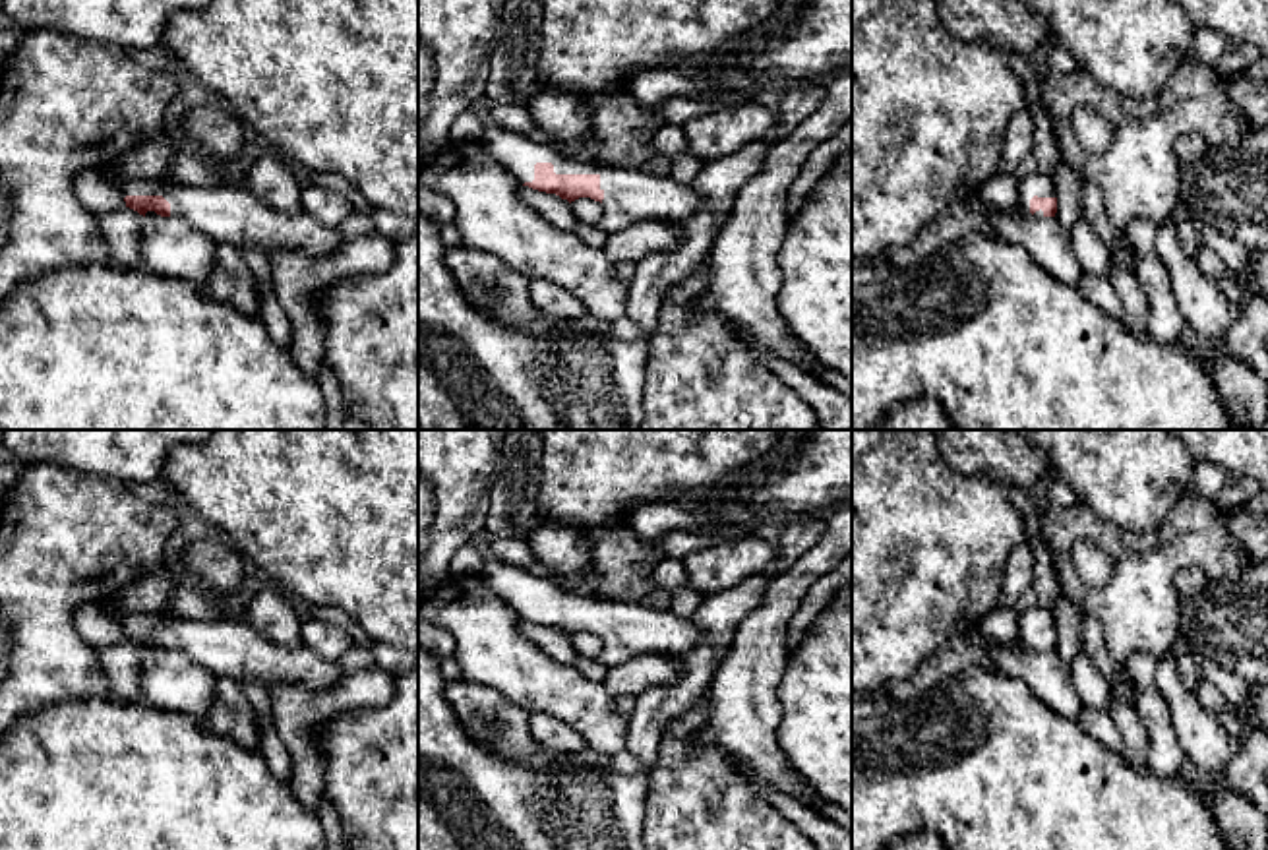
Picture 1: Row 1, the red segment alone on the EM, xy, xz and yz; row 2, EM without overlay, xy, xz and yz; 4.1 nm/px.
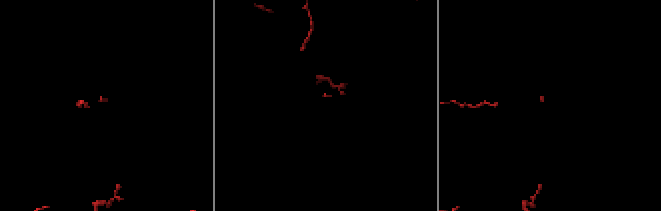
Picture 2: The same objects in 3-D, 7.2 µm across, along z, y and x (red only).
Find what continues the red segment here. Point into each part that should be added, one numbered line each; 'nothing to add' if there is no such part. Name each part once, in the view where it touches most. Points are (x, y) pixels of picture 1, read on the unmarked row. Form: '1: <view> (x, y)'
1: xz (630, 628)

